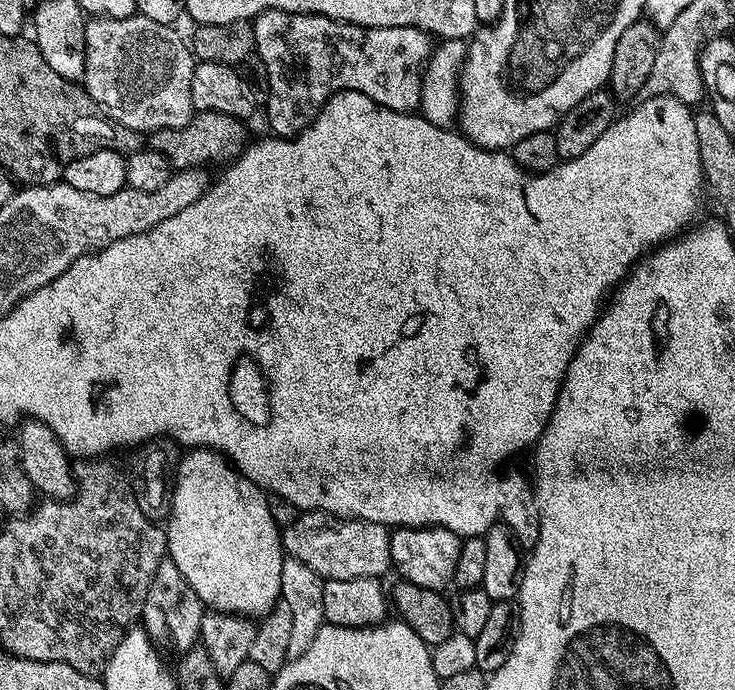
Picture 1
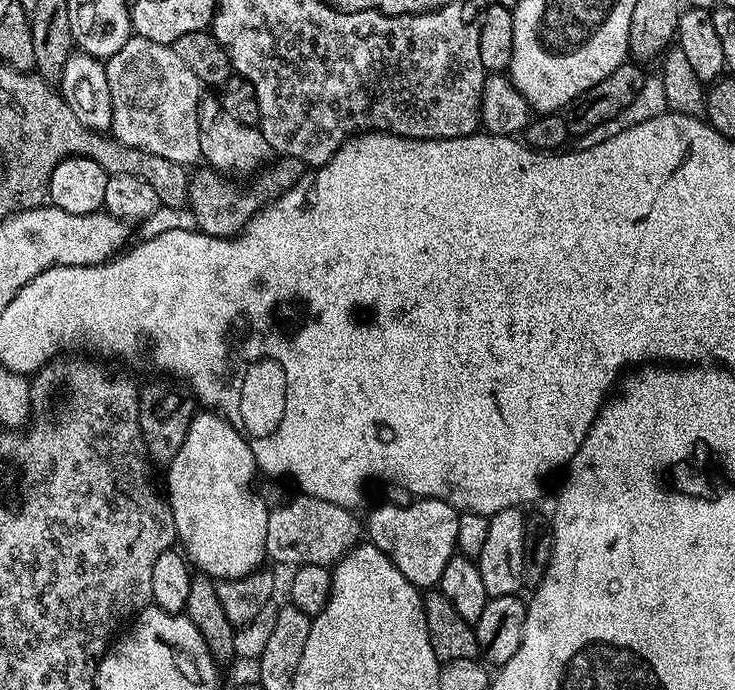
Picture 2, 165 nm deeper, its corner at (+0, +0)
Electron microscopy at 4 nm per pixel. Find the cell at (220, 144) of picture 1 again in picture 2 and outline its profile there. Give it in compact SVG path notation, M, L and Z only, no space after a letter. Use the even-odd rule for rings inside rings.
M280 156L277 161L272 168L272 180L256 180L249 188L231 184L228 181L231 179L207 166L201 167L201 172L193 171L188 177L188 204L196 219L195 227L211 236L236 237L263 205L290 190L290 186L298 183L306 171L306 166L298 158Z

